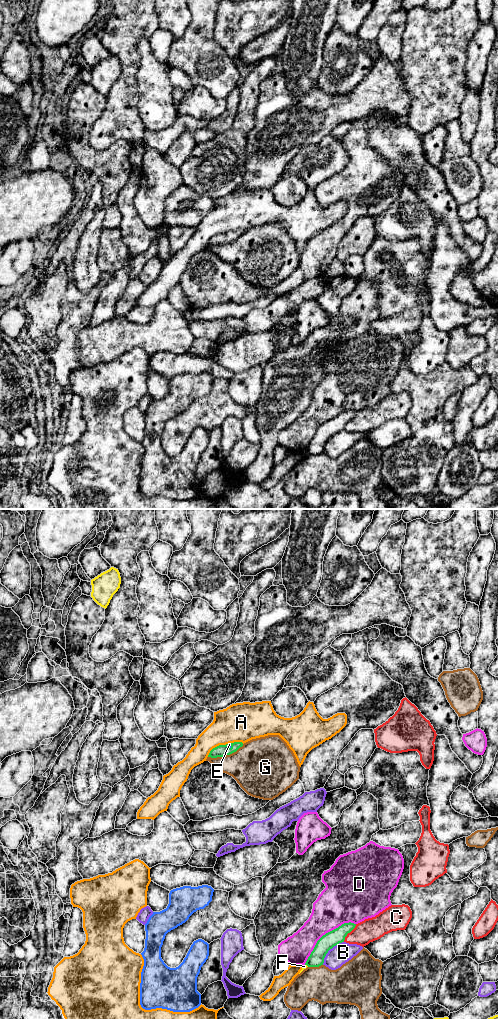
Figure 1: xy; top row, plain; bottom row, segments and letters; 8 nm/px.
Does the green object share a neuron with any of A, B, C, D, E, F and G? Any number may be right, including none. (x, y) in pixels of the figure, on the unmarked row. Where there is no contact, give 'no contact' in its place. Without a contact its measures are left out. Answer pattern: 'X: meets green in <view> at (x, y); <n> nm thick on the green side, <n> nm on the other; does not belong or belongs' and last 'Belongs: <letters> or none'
A: meets green in xy at (217, 234); 100 nm thick on the green side, 300 nm on the other; does not belong
B: meets green in xy at (329, 437); 120 nm thick on the green side, 160 nm on the other; does not belong
C: meets green in xy at (348, 420); 120 nm thick on the green side, 190 nm on the other; does not belong
D: meets green in xy at (325, 422); 120 nm thick on the green side, 320 nm on the other; does not belong
E: meets green in xy at (228, 233); 100 nm thick on the green side, 20 nm on the other; belongs
F: meets green in xy at (307, 453); 120 nm thick on the green side, 30 nm on the other; does not belong
G: meets green in xy at (225, 243); 100 nm thick on the green side, 380 nm on the other; does not belong
Belongs: E

